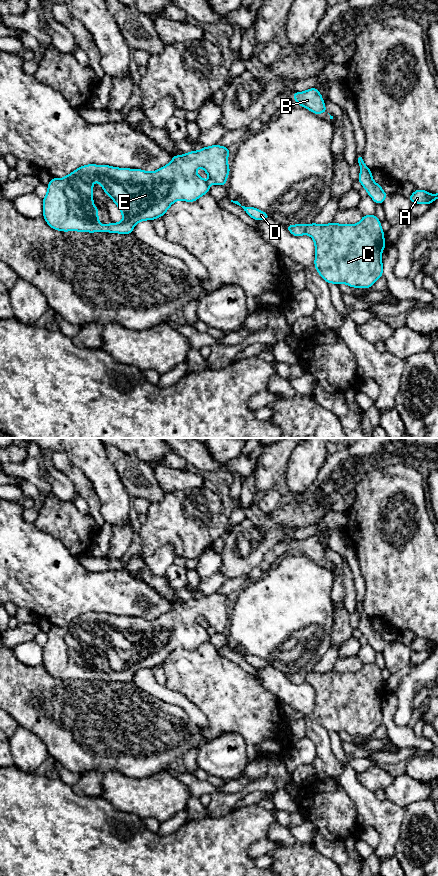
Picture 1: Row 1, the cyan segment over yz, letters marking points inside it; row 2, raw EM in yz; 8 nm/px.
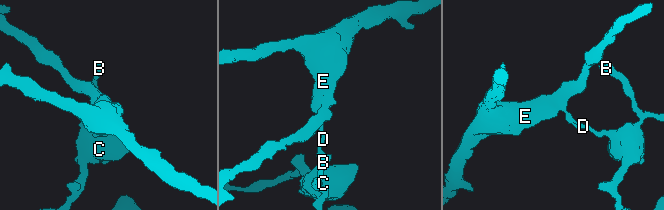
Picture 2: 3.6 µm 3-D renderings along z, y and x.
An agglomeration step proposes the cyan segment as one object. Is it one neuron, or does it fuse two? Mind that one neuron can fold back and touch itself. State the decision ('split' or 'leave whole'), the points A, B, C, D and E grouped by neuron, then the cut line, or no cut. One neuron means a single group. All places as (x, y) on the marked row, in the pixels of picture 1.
split; groups A B C / D E; cut yz (306, 226), (304, 233)

